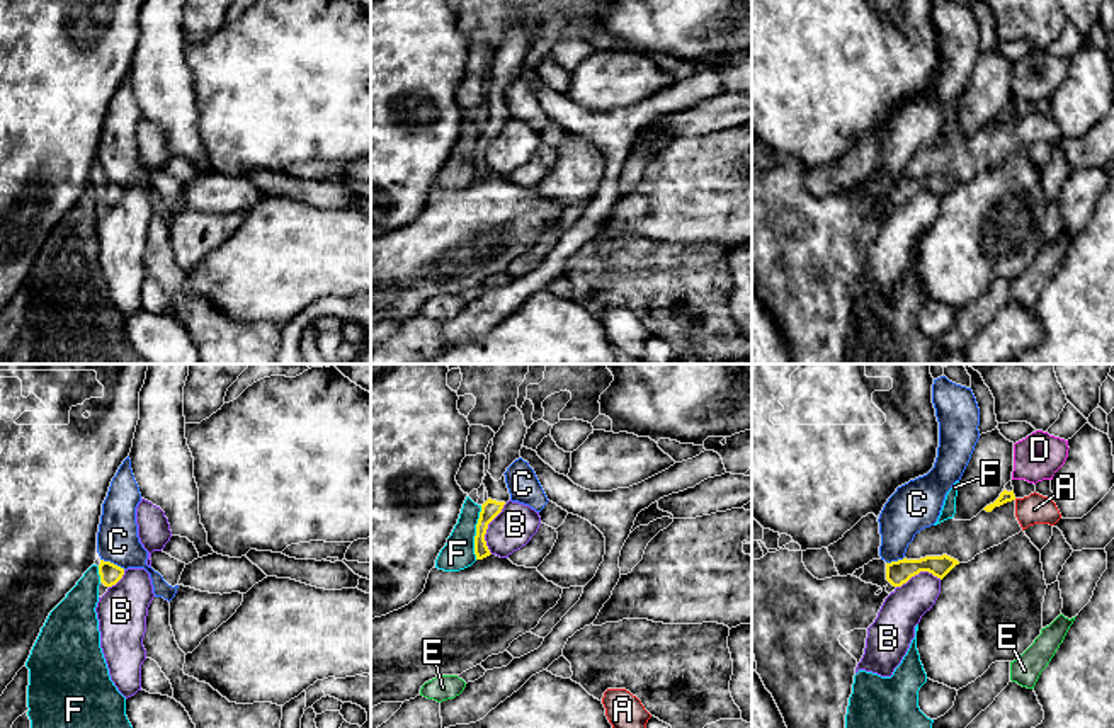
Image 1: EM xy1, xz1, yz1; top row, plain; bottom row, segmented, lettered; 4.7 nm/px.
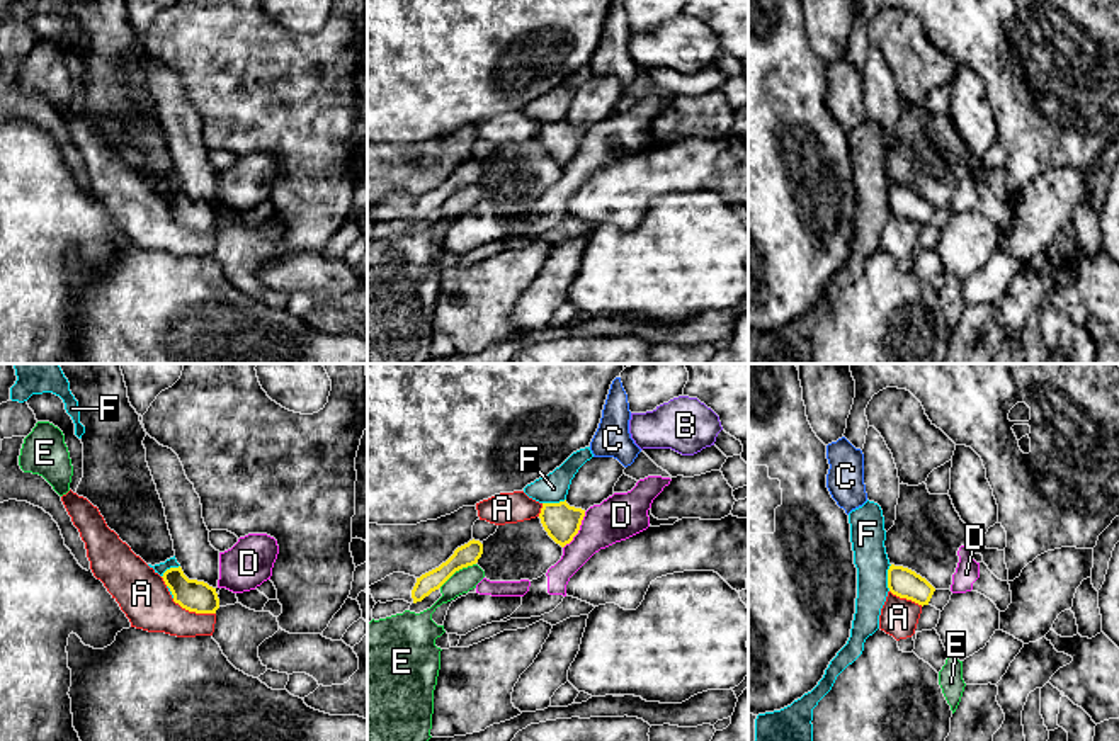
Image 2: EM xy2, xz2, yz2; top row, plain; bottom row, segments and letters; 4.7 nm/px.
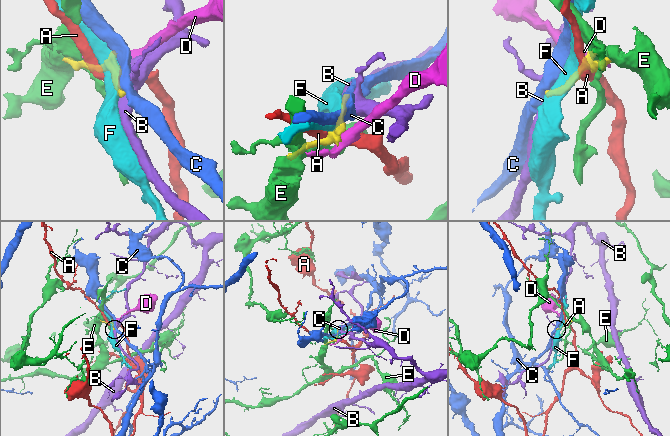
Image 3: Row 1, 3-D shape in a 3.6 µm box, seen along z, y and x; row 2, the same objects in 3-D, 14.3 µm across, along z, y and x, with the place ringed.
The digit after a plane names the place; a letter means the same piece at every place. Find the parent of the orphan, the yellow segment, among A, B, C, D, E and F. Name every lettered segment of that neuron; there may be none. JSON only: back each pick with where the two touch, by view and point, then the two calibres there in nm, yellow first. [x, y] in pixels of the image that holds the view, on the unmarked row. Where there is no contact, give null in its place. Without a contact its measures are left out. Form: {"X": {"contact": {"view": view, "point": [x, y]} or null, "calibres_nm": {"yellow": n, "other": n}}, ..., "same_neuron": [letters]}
{"same_neuron": []}

